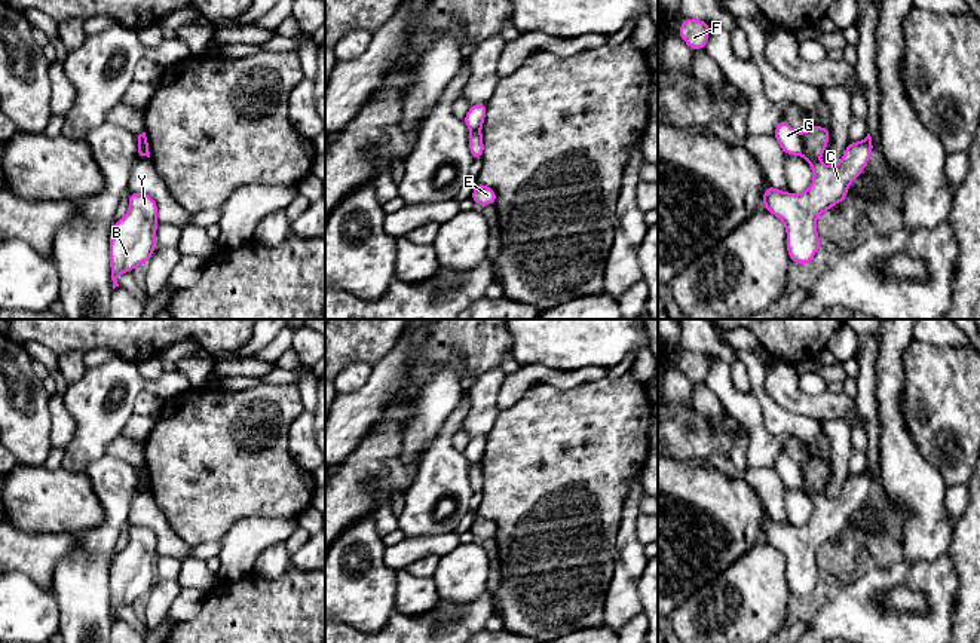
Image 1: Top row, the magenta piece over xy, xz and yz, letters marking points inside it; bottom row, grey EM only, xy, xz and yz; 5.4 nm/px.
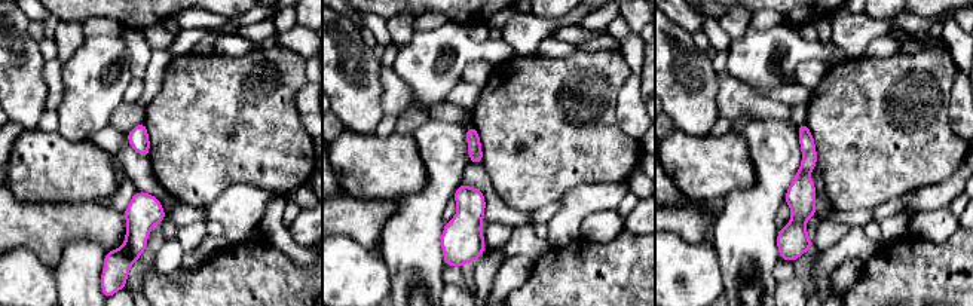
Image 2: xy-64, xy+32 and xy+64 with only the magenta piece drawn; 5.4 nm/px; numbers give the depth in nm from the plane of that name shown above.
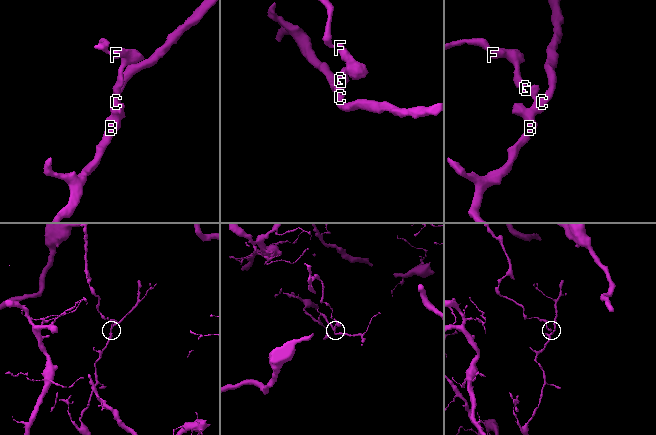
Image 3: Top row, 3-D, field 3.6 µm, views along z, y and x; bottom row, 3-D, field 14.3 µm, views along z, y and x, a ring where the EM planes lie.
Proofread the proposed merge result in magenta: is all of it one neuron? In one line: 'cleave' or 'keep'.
cleave

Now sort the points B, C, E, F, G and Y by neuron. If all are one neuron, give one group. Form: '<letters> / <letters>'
B C E Y / F G

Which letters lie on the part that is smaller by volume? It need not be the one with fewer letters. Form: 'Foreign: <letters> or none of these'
Foreign: B, C, E, Y

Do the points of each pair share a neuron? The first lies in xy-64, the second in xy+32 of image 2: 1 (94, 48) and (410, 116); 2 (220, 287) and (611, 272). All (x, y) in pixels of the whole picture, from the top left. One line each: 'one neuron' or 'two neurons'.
1: one neuron
2: one neuron

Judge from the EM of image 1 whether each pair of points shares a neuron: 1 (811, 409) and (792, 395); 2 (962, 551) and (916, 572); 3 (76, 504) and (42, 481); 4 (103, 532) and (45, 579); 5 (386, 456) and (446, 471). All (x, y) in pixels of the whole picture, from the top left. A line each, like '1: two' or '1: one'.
1: one
2: two
3: one
4: two
5: two

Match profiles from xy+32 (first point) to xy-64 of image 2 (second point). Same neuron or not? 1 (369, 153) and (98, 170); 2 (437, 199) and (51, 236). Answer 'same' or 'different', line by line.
1: same
2: different

